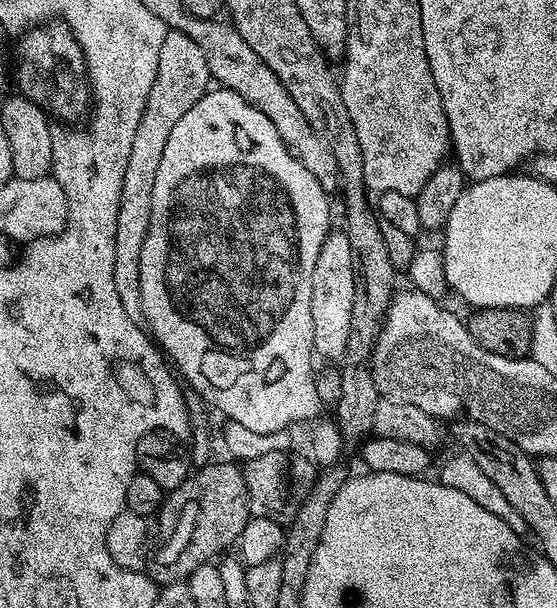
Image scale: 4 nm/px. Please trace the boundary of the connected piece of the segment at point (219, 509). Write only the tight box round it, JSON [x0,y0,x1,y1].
[150,458,250,585]

